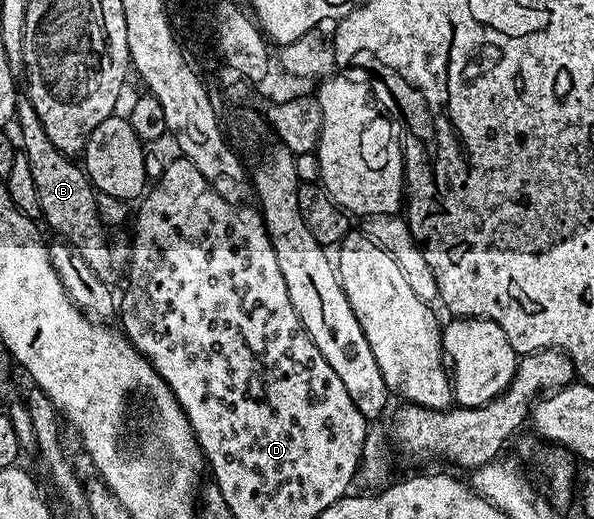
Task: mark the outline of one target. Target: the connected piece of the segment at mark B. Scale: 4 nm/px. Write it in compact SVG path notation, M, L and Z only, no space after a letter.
M29 97L19 98L18 110L16 112L16 124L18 123L17 142L20 149L24 153L24 157L28 157L28 166L32 169L32 181L36 181L36 194L40 196L40 209L42 210L41 218L46 219L46 223L55 231L59 240L69 243L70 248L84 259L88 269L92 269L92 273L96 273L96 277L104 280L111 278L110 274L114 271L114 251L110 248L110 239L108 229L100 221L100 213L98 212L98 195L94 190L85 170L81 166L78 167L73 158L64 153L60 153L60 149L56 149L56 145L52 145L48 133L44 133L44 125L40 125L40 117L36 117L36 109L32 105Z

